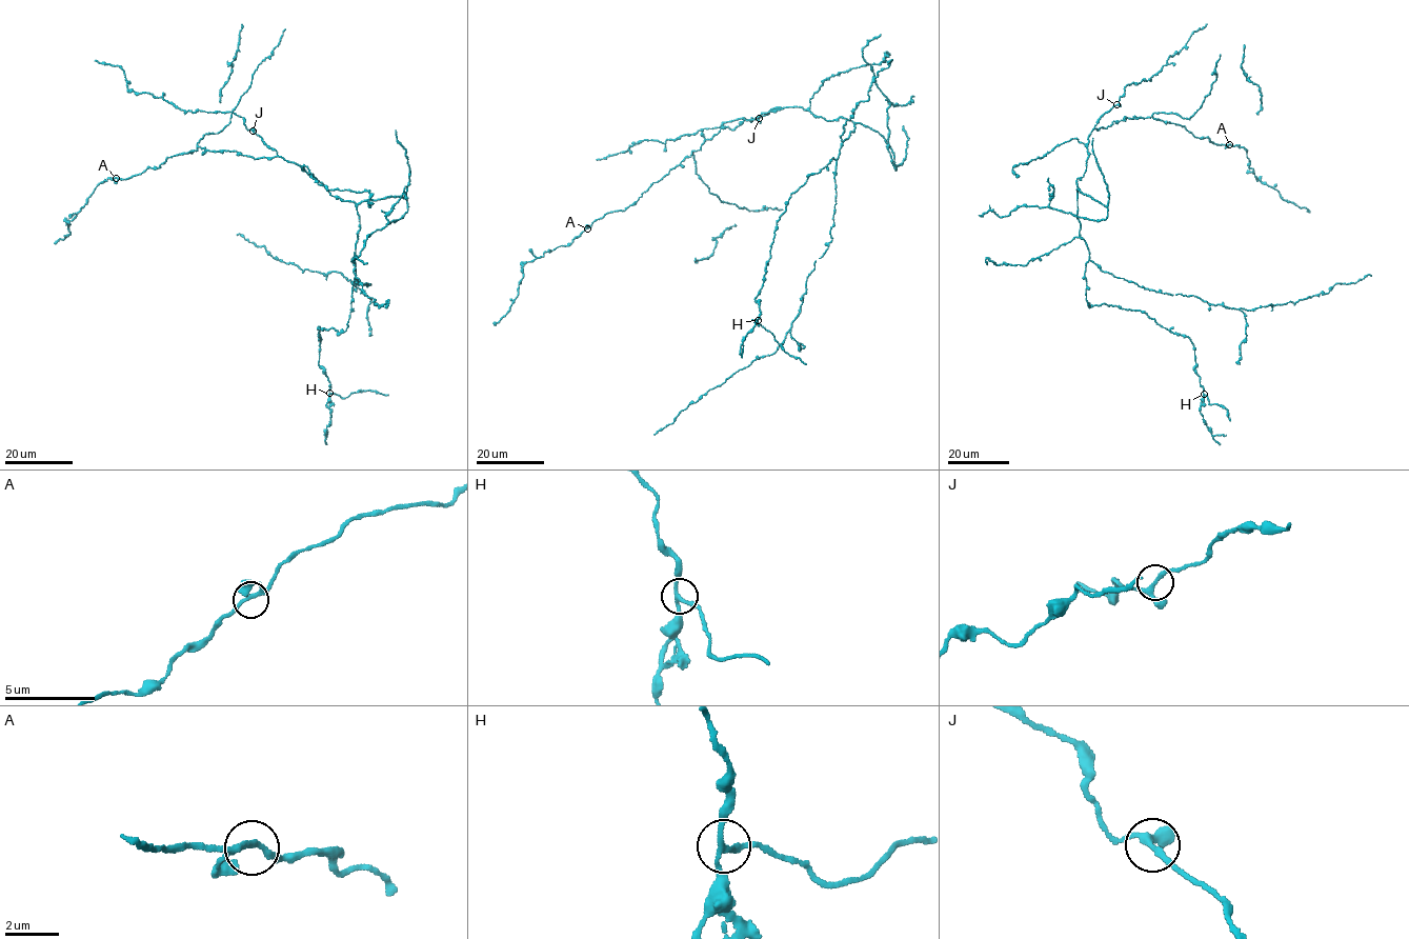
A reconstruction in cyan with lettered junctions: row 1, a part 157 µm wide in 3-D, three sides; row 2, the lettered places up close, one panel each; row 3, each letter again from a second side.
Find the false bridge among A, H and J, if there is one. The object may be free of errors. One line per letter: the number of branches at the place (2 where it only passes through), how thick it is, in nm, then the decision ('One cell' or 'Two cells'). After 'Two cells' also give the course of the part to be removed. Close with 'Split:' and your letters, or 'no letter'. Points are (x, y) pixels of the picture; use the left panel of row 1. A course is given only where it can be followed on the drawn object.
A: Branches: 3. Thickness 180 nm. One cell
H: Branches: 3. Thickness 180 nm. Two cells. Course of the part to remove: (329, 393), (344, 398), (365, 391), (388, 395)
J: Branches: 3. Thickness 220 nm. One cell
Split: H

